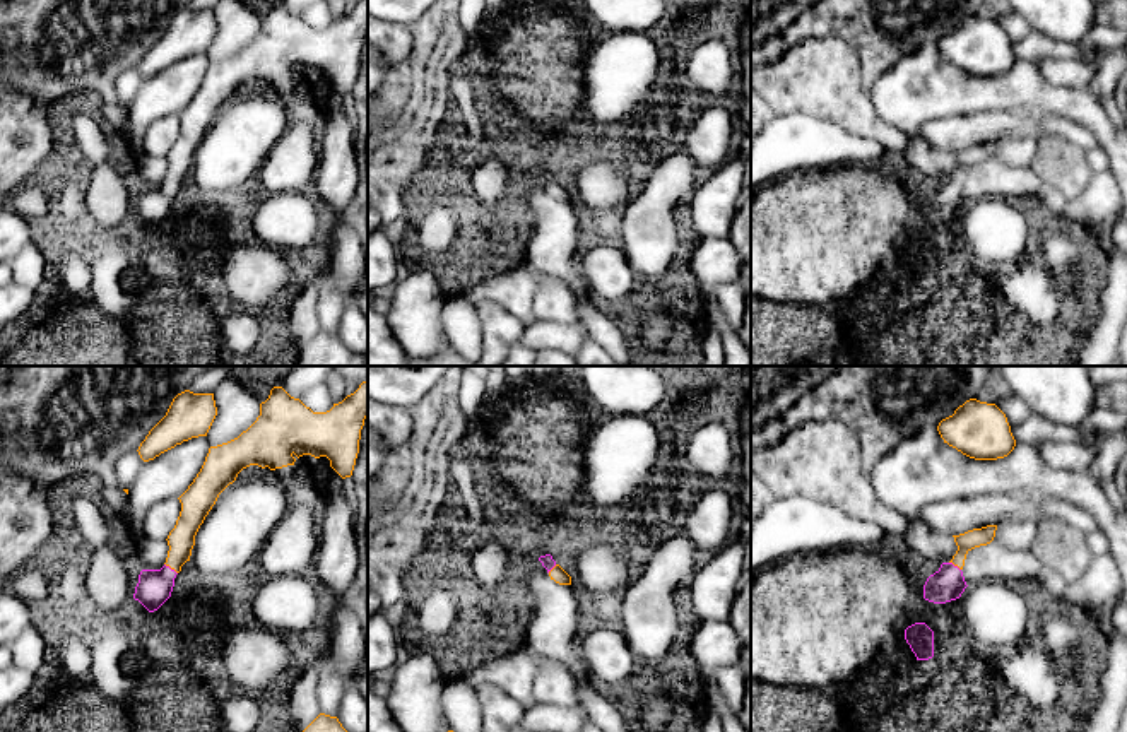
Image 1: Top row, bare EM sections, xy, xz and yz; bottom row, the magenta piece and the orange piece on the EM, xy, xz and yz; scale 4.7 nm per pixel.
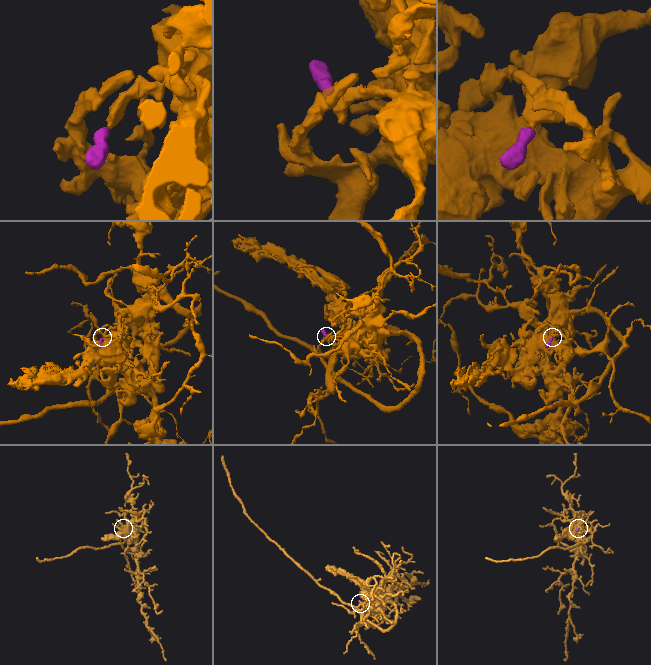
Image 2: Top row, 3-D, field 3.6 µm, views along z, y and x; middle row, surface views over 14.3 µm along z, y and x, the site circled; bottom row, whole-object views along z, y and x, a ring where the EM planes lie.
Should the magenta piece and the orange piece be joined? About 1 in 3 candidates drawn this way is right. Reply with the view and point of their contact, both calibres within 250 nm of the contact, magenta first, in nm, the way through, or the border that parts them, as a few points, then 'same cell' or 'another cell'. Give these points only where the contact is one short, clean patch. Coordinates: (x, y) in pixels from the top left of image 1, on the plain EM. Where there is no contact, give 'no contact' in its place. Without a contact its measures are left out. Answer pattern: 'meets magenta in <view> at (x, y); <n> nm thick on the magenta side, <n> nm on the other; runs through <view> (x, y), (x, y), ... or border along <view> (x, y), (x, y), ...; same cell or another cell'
meets magenta in xy at (170, 185); 170 nm thick on the magenta side, 130 nm on the other; runs through xy (154, 204), (170, 185), (180, 168), (182, 156); same cell

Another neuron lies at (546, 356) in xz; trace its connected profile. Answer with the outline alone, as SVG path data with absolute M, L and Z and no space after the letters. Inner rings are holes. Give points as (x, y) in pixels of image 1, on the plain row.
M542 349L537 352L535 366L578 366L569 354L554 349Z

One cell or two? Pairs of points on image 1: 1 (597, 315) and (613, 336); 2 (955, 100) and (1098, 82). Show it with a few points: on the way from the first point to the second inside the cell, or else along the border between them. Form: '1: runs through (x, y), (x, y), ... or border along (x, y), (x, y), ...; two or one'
1: runs through (597, 320), (607, 330); one
2: border along (1086, 86), (1098, 100); two

